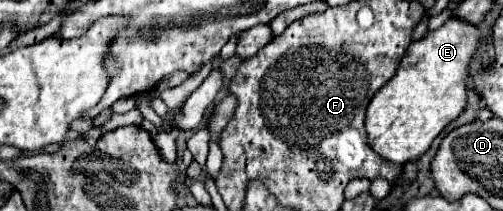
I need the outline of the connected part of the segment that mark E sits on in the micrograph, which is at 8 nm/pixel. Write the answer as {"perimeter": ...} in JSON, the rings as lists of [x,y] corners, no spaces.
{"perimeter":[[[451,17],[443,27],[407,47],[395,77],[375,93],[367,109],[365,129],[377,155],[397,165],[417,161],[431,147],[433,139],[463,113],[467,103],[467,67],[477,43],[477,27]]]}

